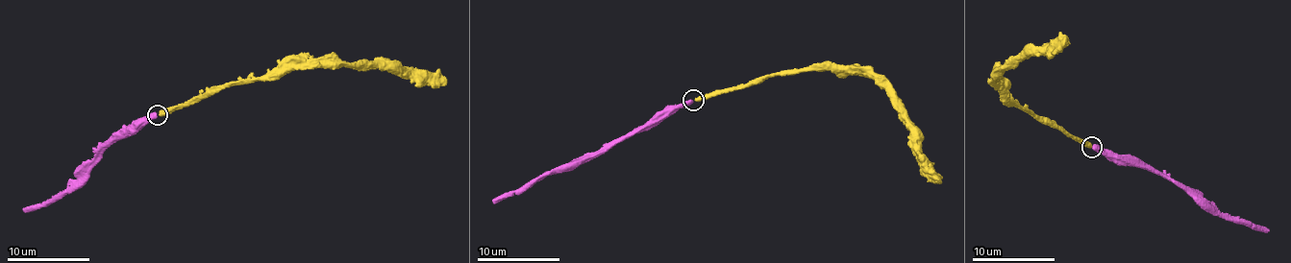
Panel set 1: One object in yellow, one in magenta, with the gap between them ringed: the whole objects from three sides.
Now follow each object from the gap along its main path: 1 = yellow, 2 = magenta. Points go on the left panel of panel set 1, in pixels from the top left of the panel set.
1: (160, 113), (202, 99), (218, 85), (283, 76), (307, 67), (378, 67), (446, 83)
2: (156, 114), (113, 131), (98, 146), (83, 179), (44, 204), (26, 211)

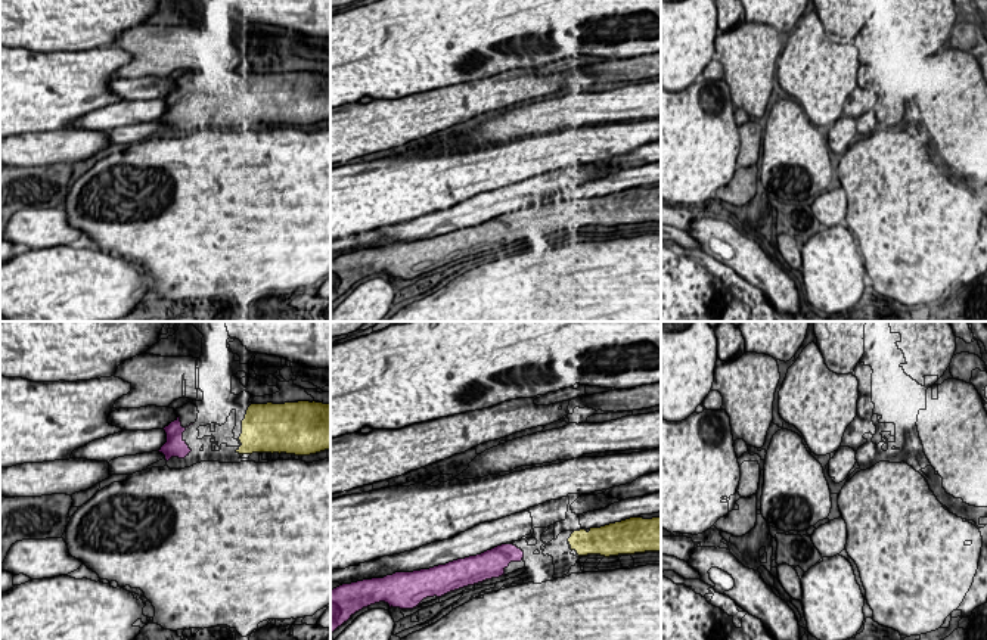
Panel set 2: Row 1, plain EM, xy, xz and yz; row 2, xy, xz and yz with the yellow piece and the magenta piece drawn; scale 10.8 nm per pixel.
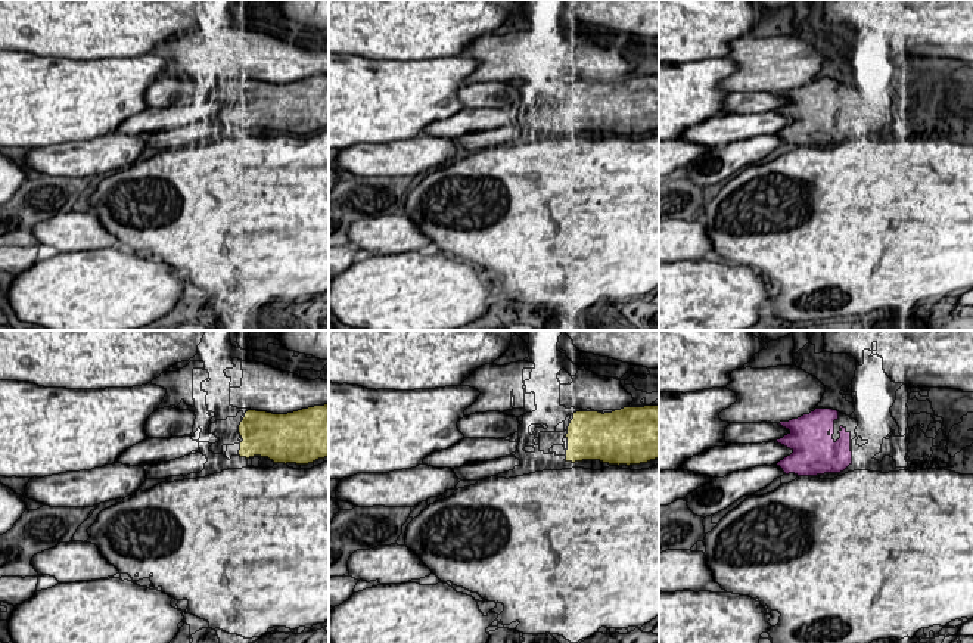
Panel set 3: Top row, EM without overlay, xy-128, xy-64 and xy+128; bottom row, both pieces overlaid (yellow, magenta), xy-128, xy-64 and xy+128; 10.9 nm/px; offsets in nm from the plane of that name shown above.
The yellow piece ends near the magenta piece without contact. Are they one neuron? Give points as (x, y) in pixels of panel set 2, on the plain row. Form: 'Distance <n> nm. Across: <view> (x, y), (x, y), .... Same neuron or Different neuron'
Distance 500 nm. Across: xy (236, 120), (191, 120). Same neuron

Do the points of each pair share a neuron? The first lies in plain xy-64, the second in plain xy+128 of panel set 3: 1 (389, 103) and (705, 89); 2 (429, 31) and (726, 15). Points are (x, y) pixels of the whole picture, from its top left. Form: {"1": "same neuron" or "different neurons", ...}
{"1": "same neuron", "2": "same neuron"}

